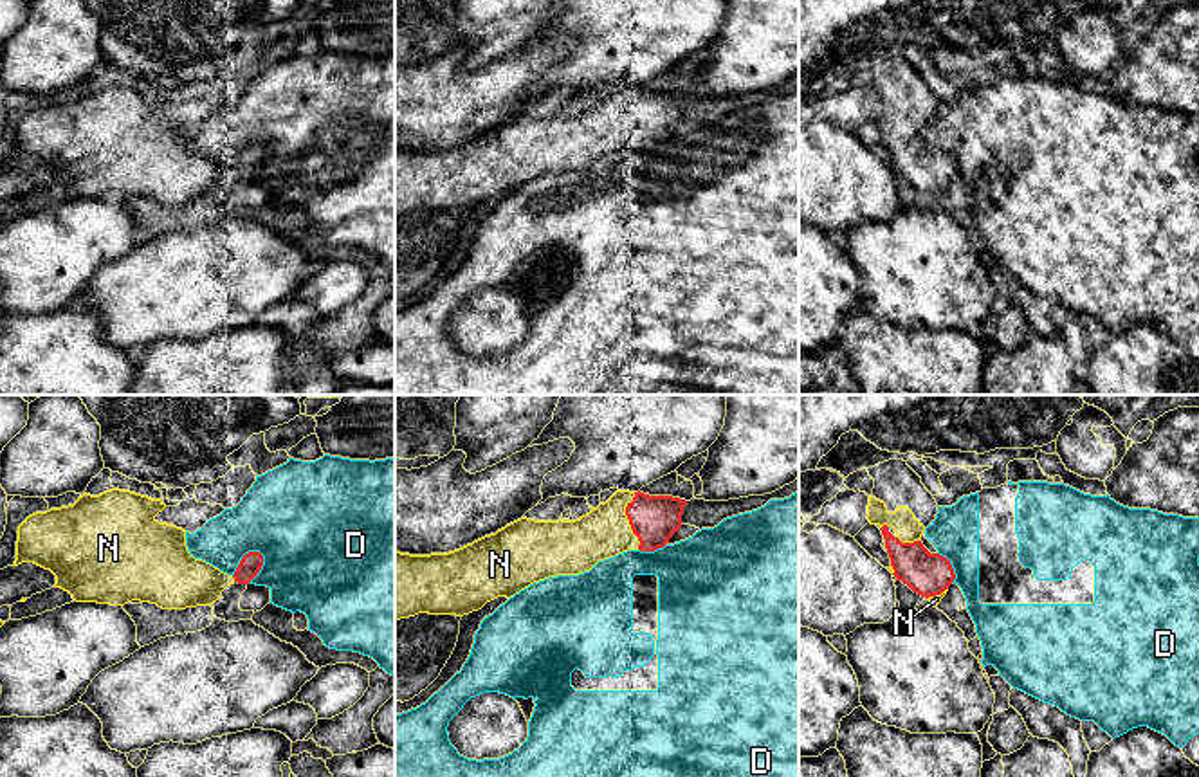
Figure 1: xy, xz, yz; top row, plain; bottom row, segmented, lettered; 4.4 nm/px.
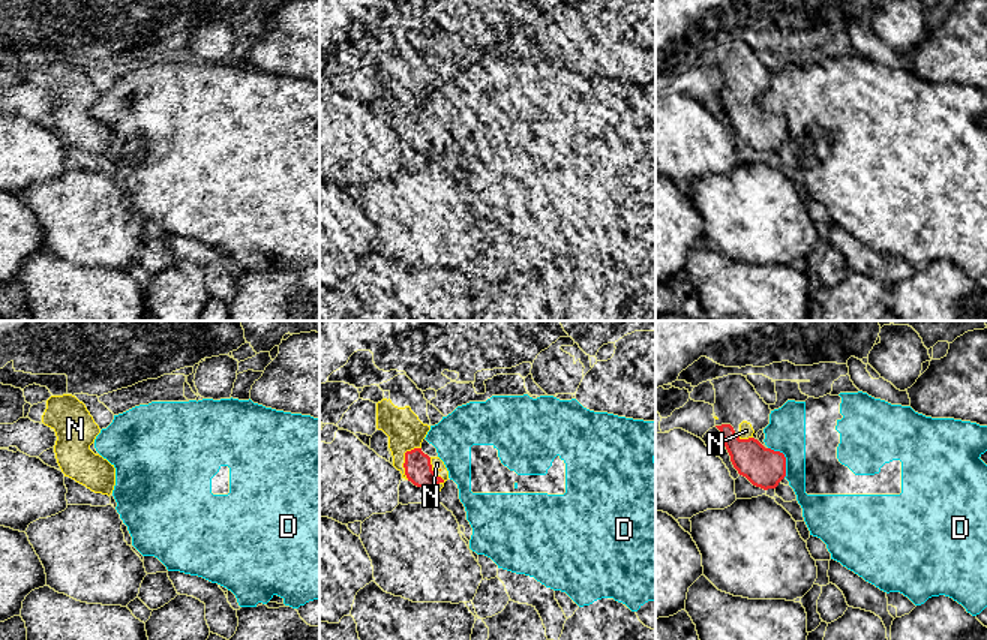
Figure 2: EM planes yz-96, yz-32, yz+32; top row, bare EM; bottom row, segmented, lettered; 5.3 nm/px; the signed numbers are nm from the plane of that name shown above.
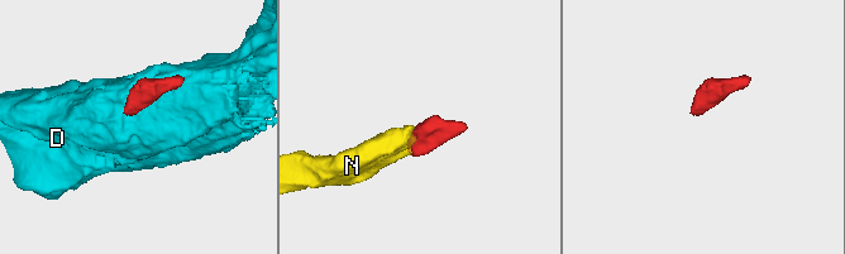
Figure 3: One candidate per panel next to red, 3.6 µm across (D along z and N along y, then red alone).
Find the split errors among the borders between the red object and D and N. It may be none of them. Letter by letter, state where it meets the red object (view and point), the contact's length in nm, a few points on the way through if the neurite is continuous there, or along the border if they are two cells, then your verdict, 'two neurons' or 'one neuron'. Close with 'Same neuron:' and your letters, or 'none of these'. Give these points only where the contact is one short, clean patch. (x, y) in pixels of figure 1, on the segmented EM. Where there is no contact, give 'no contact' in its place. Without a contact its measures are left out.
D: contact xy (244, 556); length 170 nm; two neurons
N: contact xz (630, 521); length 260 nm; one neuron
Same neuron: N

